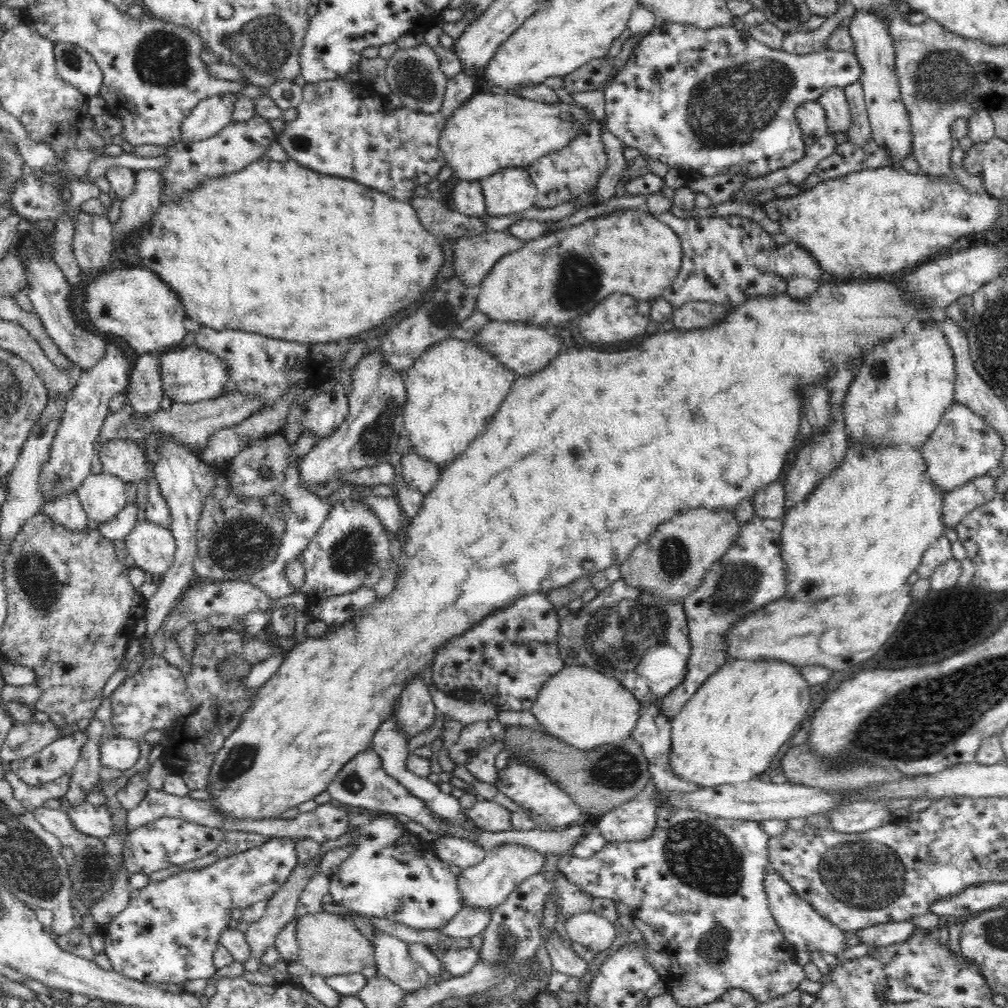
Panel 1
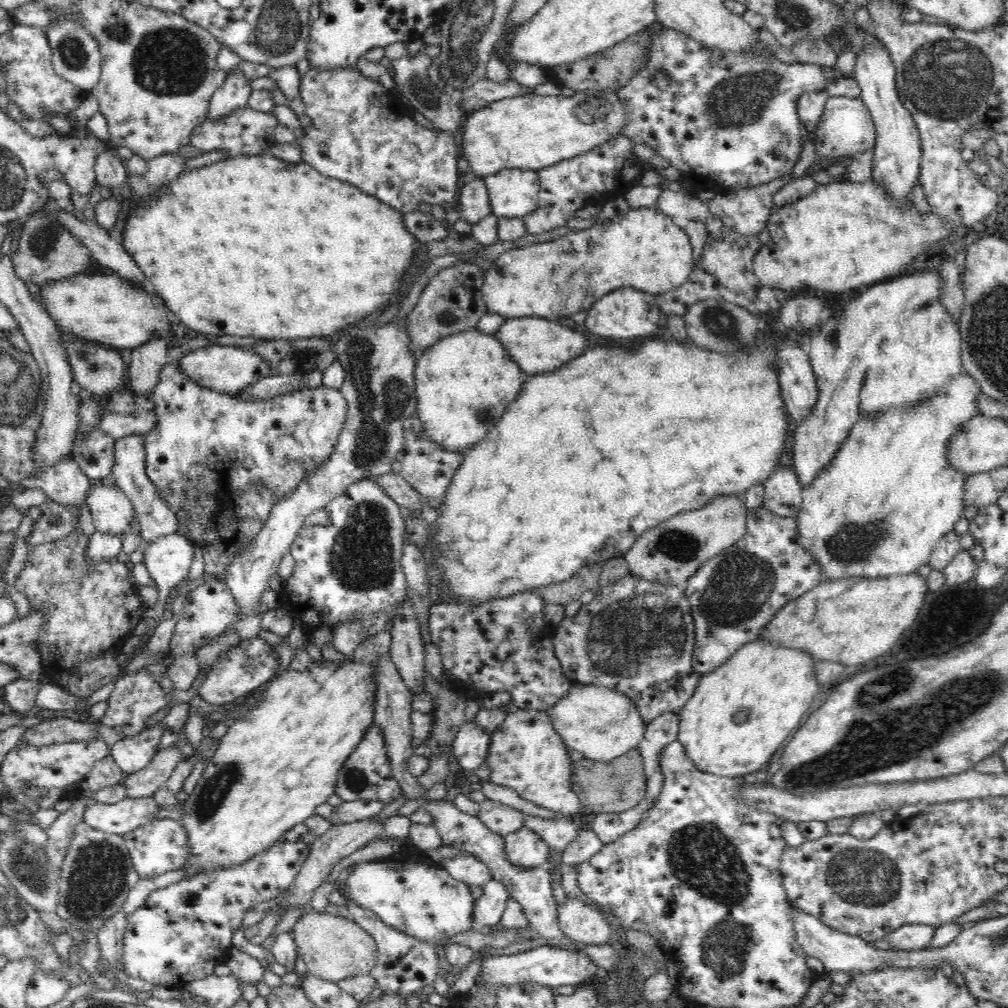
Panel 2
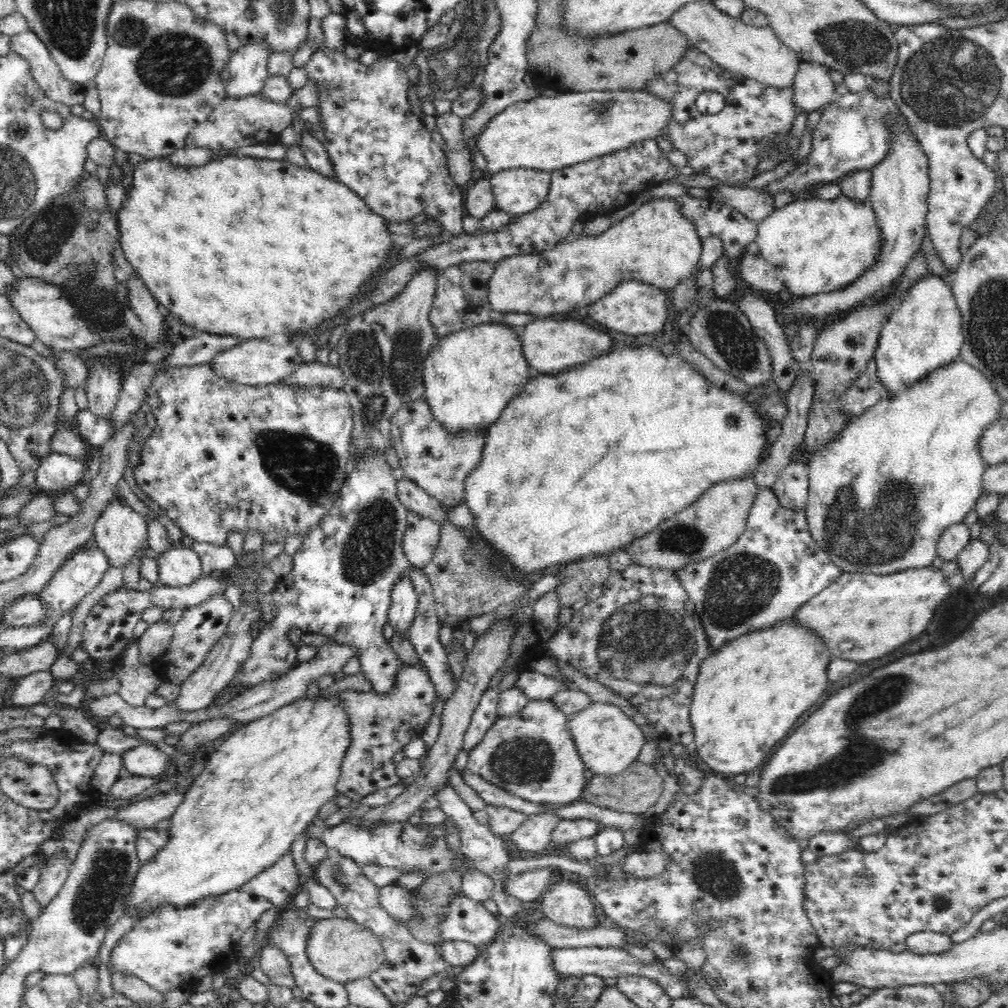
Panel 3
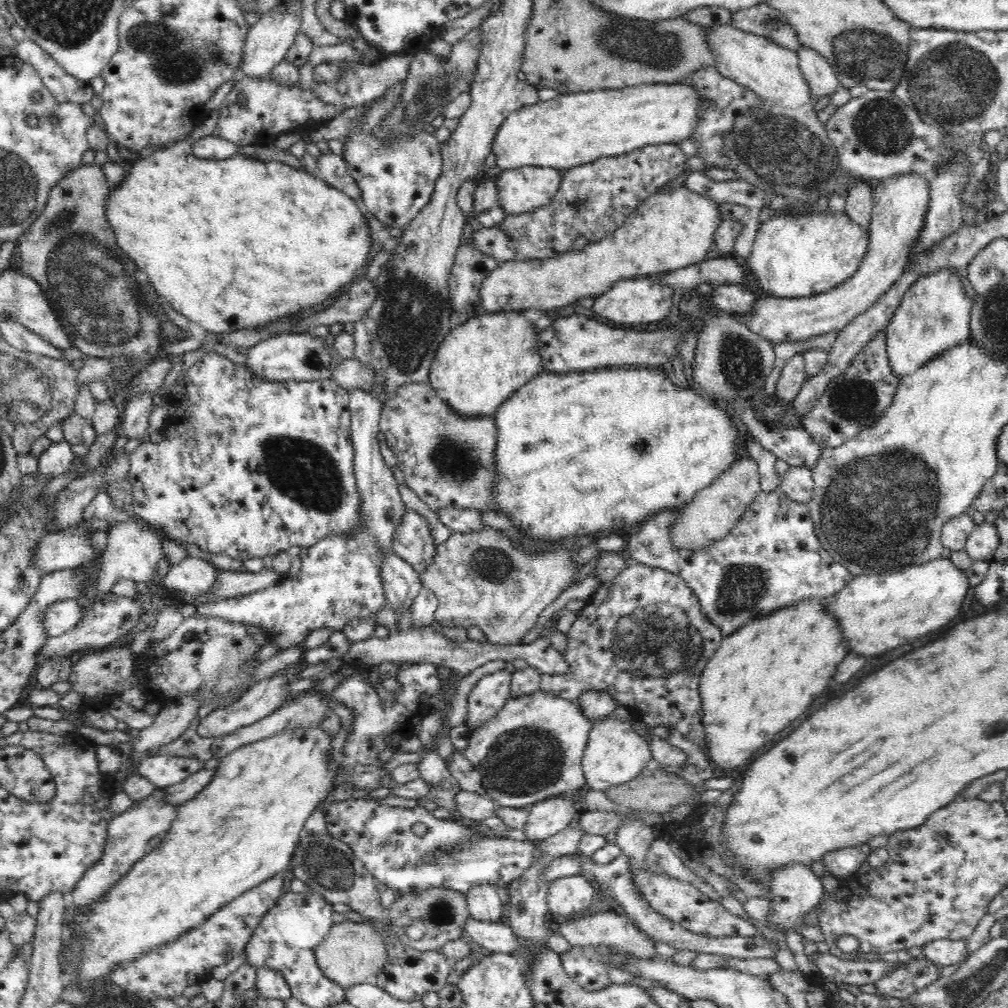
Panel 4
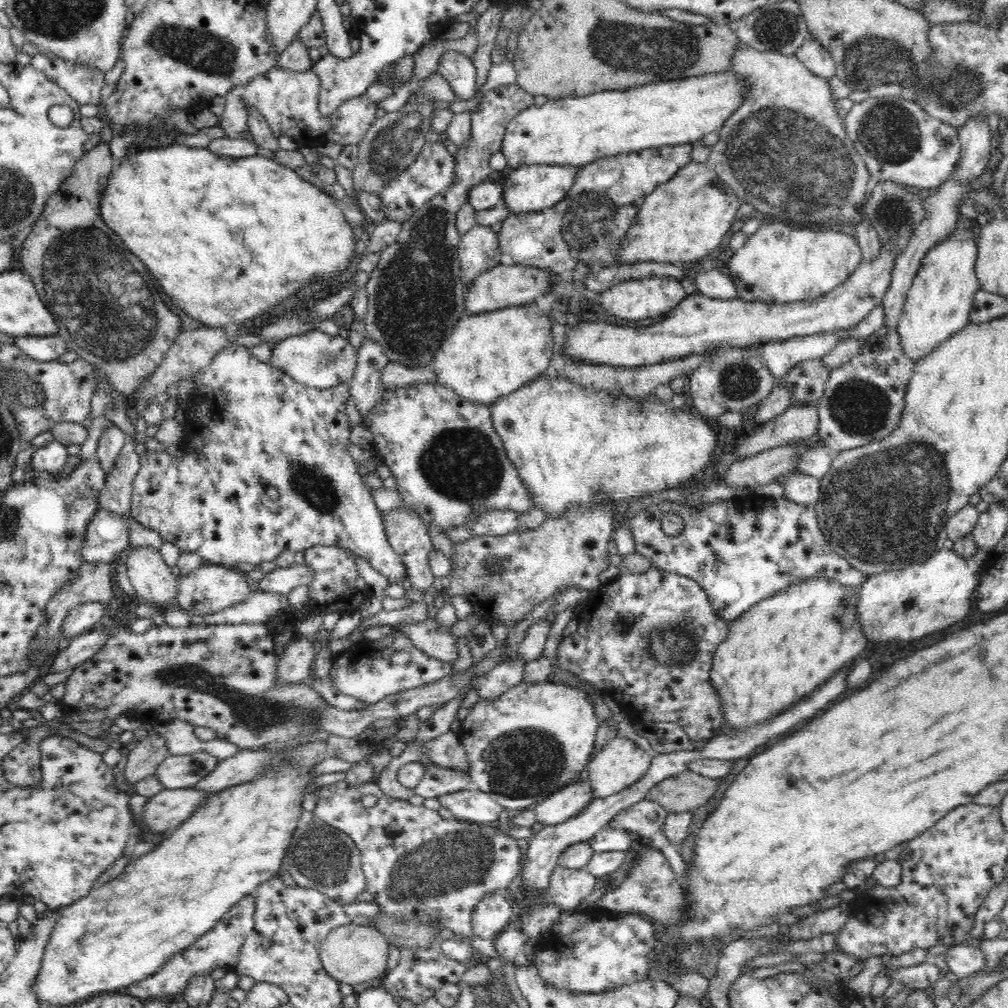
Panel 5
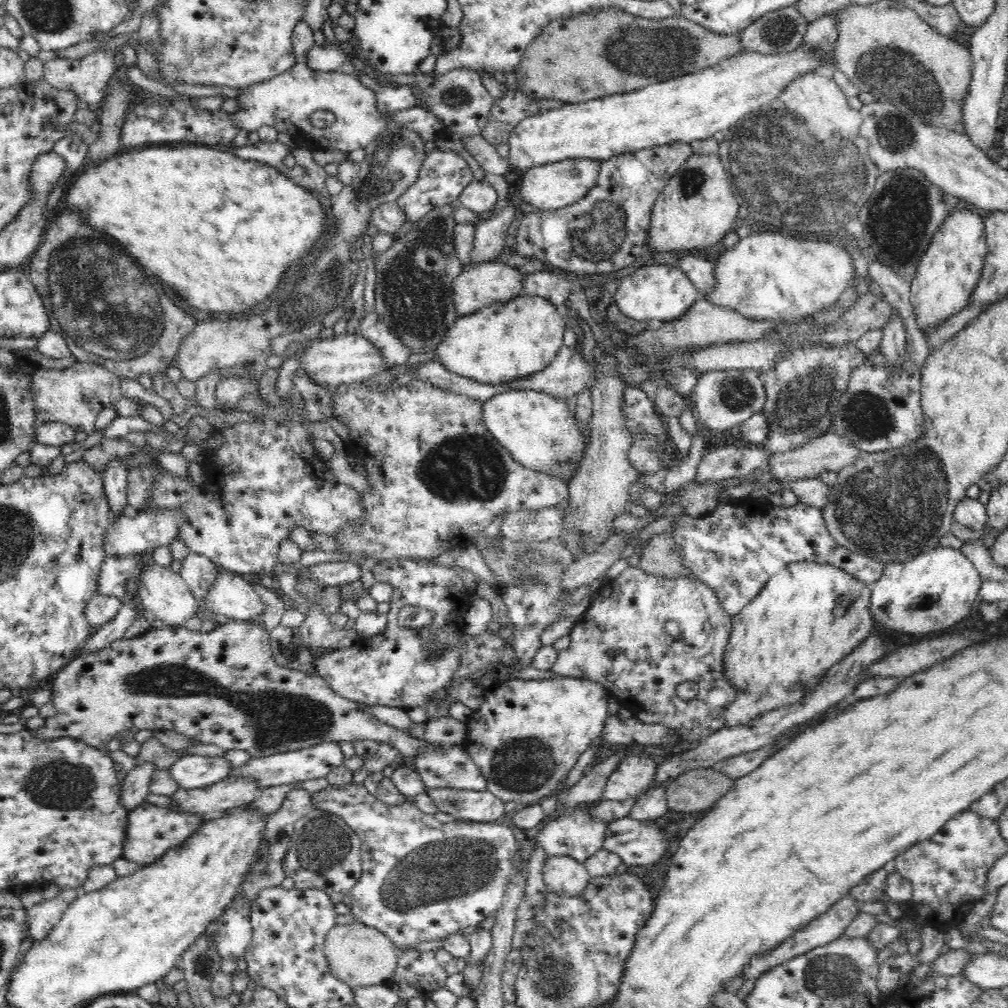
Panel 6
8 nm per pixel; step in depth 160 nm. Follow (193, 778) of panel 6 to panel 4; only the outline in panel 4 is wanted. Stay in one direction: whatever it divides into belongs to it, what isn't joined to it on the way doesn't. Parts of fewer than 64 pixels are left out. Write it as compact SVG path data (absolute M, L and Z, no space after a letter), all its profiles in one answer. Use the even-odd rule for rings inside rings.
M159 753L145 758L138 765L138 772L153 782L158 788L184 782L192 773L204 769L206 760Z

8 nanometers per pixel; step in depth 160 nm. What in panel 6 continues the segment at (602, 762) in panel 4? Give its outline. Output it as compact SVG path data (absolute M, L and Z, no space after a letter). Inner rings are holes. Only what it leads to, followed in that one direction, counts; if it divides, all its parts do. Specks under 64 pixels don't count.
M632 755L609 776L601 800L622 802L636 799L654 786L657 765L650 756Z

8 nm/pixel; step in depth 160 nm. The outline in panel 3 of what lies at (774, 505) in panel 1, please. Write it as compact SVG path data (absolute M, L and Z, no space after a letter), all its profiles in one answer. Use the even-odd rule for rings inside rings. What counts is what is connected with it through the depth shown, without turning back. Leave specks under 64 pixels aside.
M791 462L774 487L782 504L790 508L805 508L809 497L809 475L807 463Z

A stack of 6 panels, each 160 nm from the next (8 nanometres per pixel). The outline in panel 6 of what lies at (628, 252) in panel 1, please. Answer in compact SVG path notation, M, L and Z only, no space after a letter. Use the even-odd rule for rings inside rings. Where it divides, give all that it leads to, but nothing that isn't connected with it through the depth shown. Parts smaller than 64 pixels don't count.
M719 153L693 155L676 171L669 180L664 192L657 198L652 209L651 227L647 240L648 253L658 252L699 252L708 246L720 242L728 232L736 228L735 221L738 216L738 201L731 191L727 171L722 164ZM497 261L470 262L463 265L462 272L454 278L450 292L454 299L456 312L461 315L472 314L494 302L503 302L522 294L522 276L517 269Z

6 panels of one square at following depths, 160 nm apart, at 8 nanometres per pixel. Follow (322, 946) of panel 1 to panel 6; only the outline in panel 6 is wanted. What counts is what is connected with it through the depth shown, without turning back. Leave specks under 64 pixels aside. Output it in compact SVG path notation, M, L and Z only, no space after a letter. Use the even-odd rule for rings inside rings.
M364 923L336 925L326 935L324 952L330 971L351 987L386 985L394 977L400 954L392 941L378 929Z

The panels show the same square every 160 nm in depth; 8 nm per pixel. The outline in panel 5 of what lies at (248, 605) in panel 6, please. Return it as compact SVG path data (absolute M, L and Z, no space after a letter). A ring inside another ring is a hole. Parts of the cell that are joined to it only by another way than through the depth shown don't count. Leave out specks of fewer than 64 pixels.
M204 564L185 577L179 576L178 606L192 615L214 614L241 605L250 596L252 588L240 570L222 565Z

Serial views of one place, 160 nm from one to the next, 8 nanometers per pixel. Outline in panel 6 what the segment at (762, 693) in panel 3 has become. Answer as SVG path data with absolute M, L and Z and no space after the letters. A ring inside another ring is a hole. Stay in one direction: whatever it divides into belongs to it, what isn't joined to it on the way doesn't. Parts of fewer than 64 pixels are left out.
M802 561L782 566L776 574L770 575L756 598L732 617L731 635L723 658L726 676L736 689L752 684L768 688L770 682L794 686L822 676L872 632L875 622L874 614L870 612L872 591L870 585L833 564Z

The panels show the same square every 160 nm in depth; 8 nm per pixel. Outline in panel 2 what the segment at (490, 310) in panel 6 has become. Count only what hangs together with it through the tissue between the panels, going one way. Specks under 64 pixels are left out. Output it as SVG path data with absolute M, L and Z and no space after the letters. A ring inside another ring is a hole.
M477 327L441 338L439 342L420 353L417 360L416 414L422 421L425 435L430 442L446 450L467 453L473 445L480 442L506 413L510 402L518 396L518 392L522 390L522 382L526 379L520 365L516 365L512 355L506 351L502 340L496 334L484 334Z

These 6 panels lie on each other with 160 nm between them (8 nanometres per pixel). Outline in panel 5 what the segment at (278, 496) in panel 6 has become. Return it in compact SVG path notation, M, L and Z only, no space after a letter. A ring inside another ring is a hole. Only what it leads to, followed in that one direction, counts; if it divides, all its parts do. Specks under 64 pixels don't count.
M238 343L226 347L220 354L216 354L214 362L210 368L206 368L202 374L194 378L196 393L189 399L190 404L198 406L198 414L183 426L183 438L179 442L179 447L184 451L184 457L171 456L160 451L146 451L140 455L141 467L133 482L133 494L131 499L131 514L136 522L139 522L144 528L160 532L164 541L175 544L183 553L194 553L202 557L208 564L222 565L230 569L238 570L243 564L258 565L262 562L272 562L275 558L284 552L303 551L313 546L337 546L347 548L358 556L370 561L372 568L381 572L389 582L398 582L398 578L406 573L406 565L400 562L400 557L396 556L394 549L390 547L384 521L382 521L383 512L376 507L370 494L371 490L365 485L362 476L358 473L358 467L346 446L350 444L350 432L348 418L346 418L345 404L349 394L347 384L334 386L326 390L318 390L310 386L295 382L288 374L285 374L272 364L265 364L251 354L248 347ZM269 486L275 486L280 493L278 500L271 500L266 496L266 490Z

